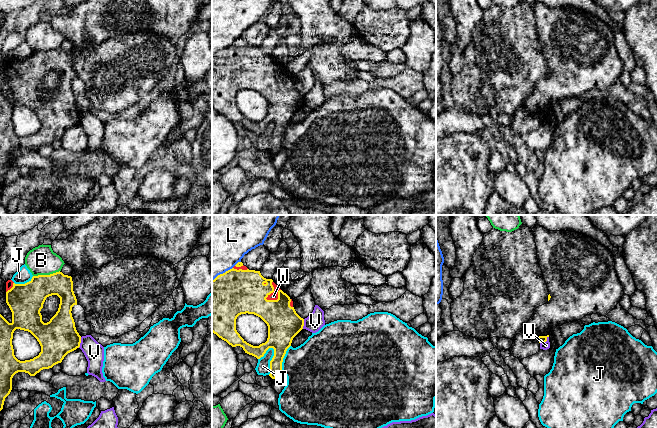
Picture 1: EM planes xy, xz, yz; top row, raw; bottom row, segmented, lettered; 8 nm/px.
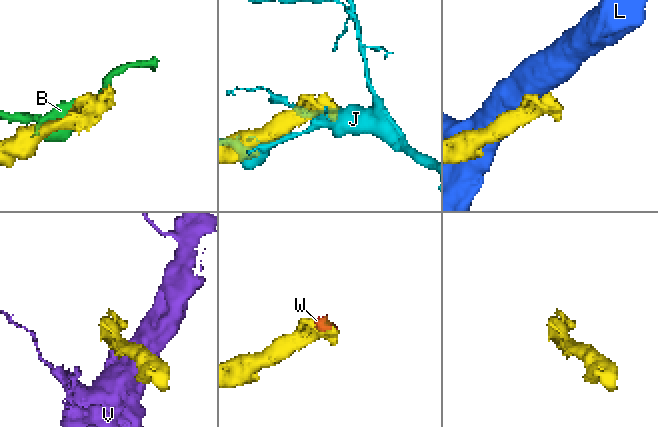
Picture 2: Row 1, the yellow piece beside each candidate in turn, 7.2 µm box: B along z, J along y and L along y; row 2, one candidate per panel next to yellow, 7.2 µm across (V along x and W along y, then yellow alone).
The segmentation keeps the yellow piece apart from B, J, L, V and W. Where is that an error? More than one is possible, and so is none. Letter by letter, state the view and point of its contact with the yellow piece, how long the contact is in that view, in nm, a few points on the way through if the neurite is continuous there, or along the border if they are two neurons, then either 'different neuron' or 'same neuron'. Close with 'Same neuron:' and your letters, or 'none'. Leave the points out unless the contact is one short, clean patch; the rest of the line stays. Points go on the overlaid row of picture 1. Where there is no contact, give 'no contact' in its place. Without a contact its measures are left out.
B: xy (46, 275) | 220 nm | different neuron
J: xz (270, 361) | 220 nm | different neuron
L: xz (223, 273) | 200 nm | different neuron
V: yz (545, 341) | 90 nm | along yz (548, 336), (544, 342), (540, 343) | different neuron
W: xz (273, 291) | 170 nm | same neuron
Same neuron: W

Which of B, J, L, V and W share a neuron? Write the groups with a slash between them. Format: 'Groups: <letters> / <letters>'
Groups: B / J / L / V / W

